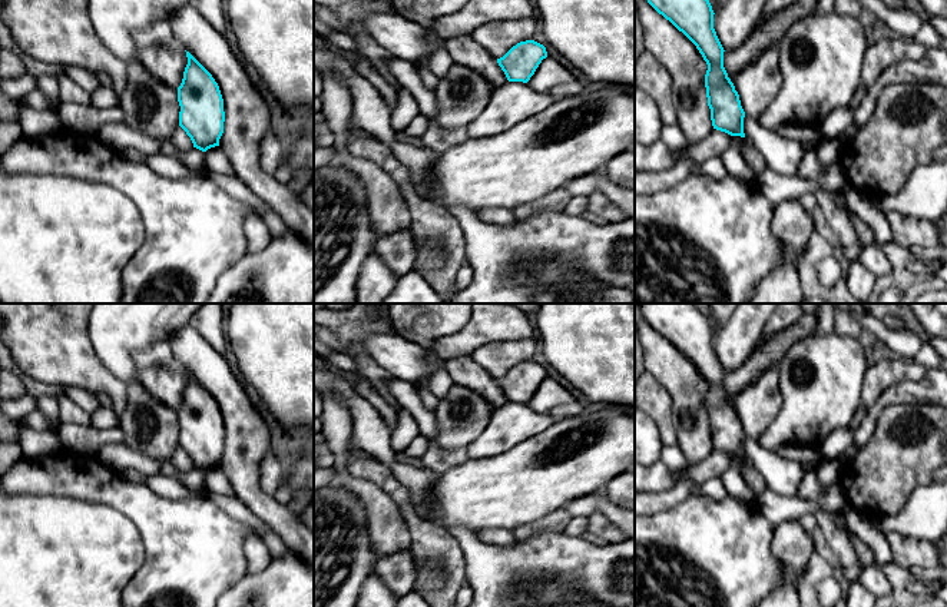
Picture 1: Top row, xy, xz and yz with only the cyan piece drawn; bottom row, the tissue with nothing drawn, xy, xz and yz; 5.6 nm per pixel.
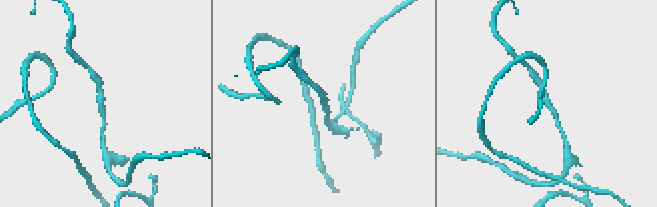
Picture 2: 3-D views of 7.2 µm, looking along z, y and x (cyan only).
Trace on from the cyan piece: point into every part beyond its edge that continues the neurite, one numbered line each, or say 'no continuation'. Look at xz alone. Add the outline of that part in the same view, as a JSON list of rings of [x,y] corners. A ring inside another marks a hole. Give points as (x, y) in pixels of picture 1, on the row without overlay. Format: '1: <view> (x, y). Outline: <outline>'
1: xz (462, 415). Outline: [[[471,355],[444,358],[444,369],[454,385],[450,388],[448,394],[440,399],[434,411],[438,432],[433,441],[446,450],[467,450],[467,447],[483,434],[493,412],[509,401],[497,381],[487,374]]]

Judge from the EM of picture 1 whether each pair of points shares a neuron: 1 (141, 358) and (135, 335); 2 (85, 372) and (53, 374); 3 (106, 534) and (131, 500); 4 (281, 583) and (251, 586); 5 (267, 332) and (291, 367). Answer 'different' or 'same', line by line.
1: different
2: same
3: different
4: same
5: same

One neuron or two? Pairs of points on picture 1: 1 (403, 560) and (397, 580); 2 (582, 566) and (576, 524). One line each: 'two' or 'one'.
1: one
2: two

